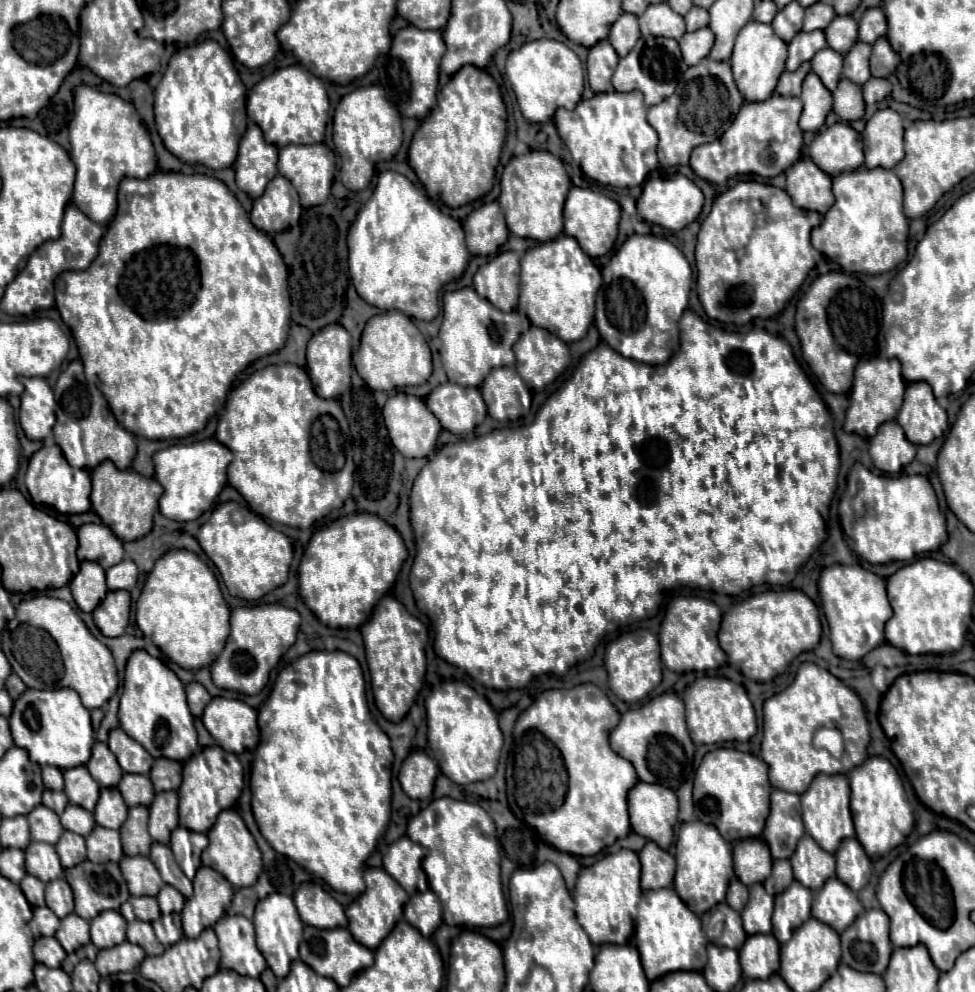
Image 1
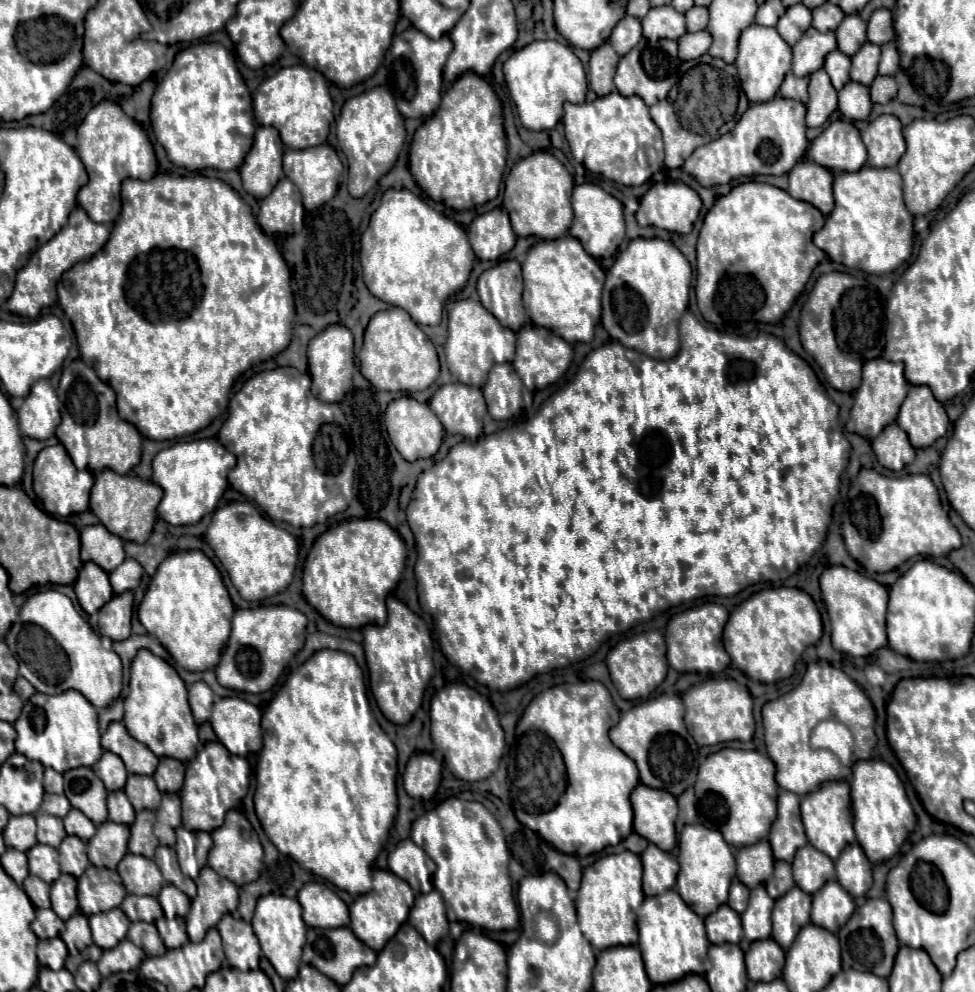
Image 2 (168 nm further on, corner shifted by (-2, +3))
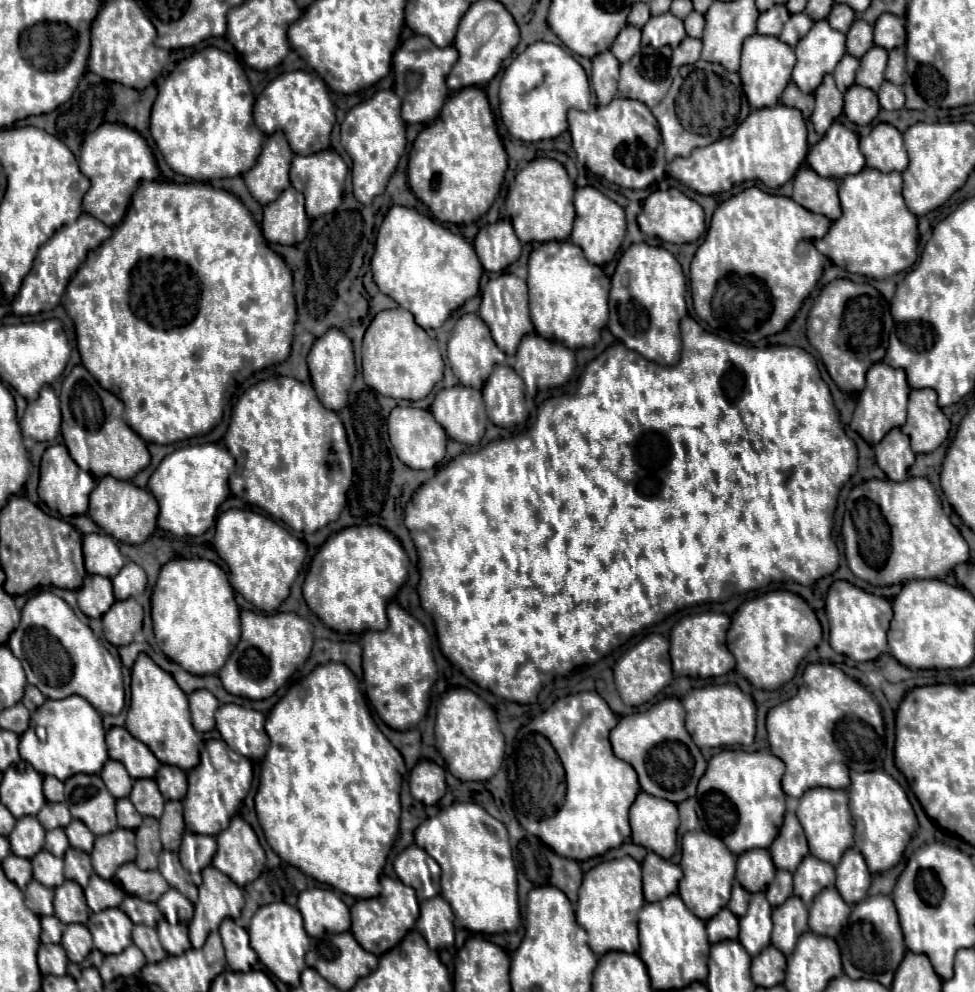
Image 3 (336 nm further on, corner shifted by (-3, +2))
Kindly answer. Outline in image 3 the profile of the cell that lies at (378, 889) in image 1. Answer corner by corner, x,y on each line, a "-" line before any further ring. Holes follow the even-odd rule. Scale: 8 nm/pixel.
381,878
383,892
377,898
369,900
357,900
351,908
351,932
357,936
357,942
375,956
385,954
389,948
395,948
405,934
413,928
417,916
419,916
419,902
413,892
413,888
401,884
397,878

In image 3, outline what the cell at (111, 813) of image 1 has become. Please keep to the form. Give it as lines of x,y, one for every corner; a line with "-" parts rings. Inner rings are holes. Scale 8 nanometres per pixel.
125,798
125,800
117,800
117,820
119,820
121,828
137,830
141,826
143,816
133,808
133,802
129,798

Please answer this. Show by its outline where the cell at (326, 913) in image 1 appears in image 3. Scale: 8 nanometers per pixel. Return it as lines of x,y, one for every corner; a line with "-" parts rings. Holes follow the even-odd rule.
307,888
299,893
297,908
311,938
329,932
349,932
351,928
350,909
333,890

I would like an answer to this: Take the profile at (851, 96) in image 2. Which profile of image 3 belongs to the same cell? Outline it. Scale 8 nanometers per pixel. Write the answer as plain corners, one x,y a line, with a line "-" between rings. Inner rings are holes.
853,86
845,92
845,114
857,126
867,126
879,114
881,106
877,102
877,94
869,88

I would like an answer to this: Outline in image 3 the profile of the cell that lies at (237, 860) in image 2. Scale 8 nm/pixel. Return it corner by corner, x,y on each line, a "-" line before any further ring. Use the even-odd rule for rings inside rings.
235,816
225,832
215,836
219,848
213,858
213,866
225,872
237,886
245,886
263,872
265,852
253,832
253,828
239,816

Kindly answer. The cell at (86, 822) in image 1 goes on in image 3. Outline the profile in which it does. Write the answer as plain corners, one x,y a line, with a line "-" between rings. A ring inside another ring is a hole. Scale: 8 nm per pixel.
73,820
73,822
65,828
65,834
67,834
67,838
69,838
69,842
71,842
73,848
83,850
83,852
91,852
91,850
93,850
93,840
95,840
95,836
89,832
89,828
87,828
83,822

